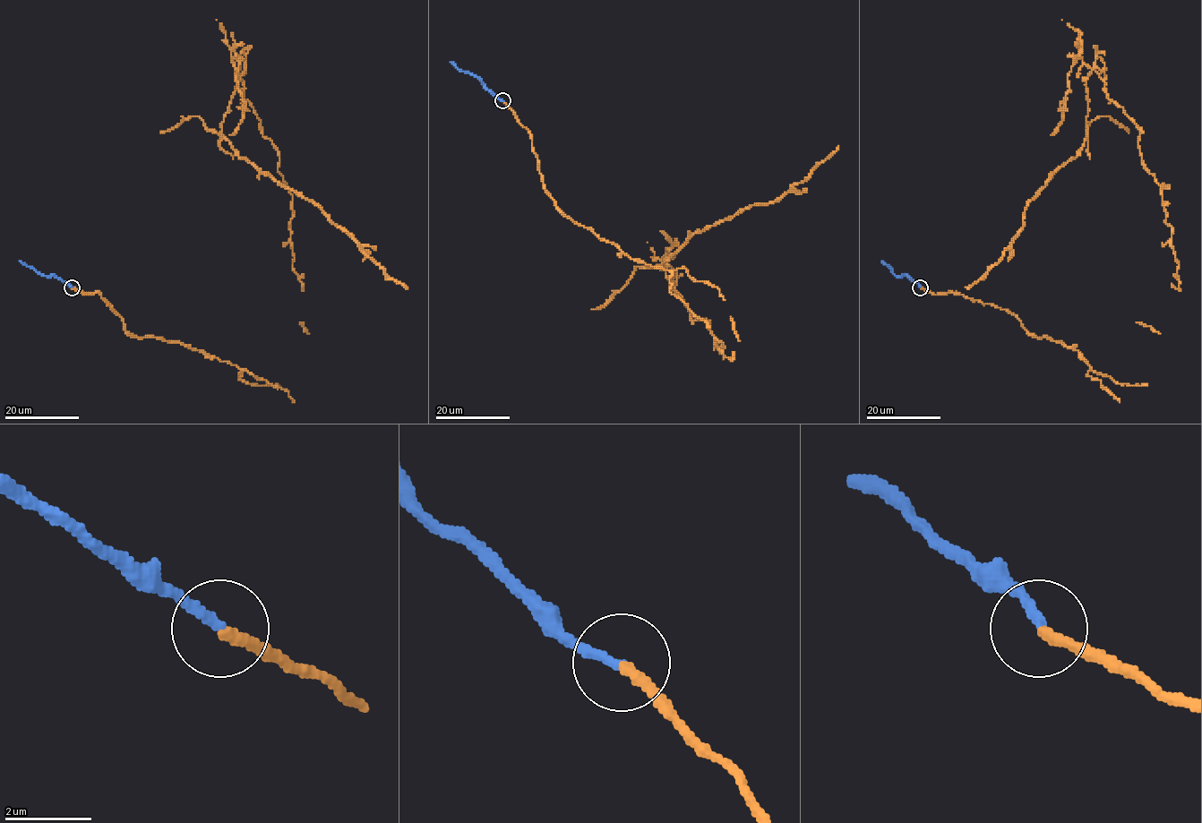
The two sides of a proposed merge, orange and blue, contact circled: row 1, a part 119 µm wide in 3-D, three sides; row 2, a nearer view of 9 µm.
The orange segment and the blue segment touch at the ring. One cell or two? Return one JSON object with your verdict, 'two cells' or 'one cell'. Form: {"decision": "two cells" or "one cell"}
{"decision": "two cells"}

